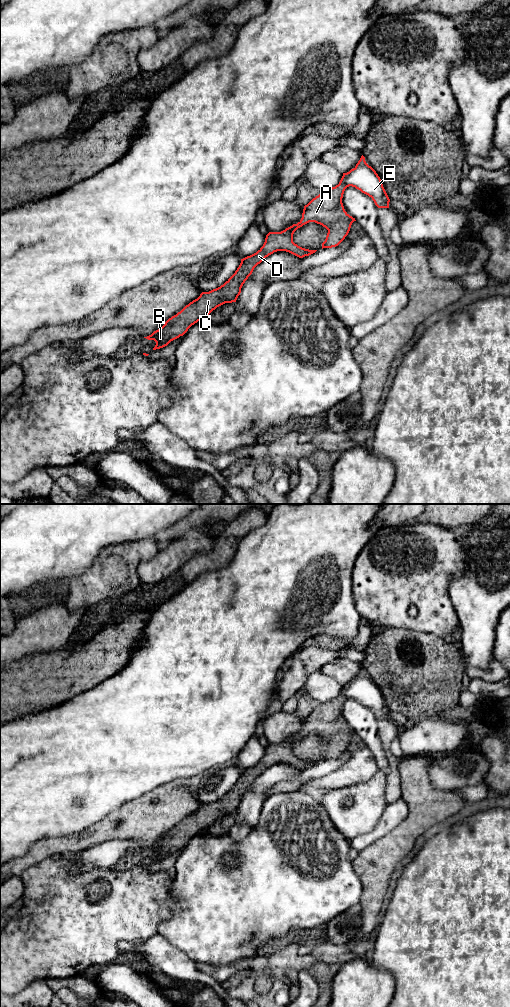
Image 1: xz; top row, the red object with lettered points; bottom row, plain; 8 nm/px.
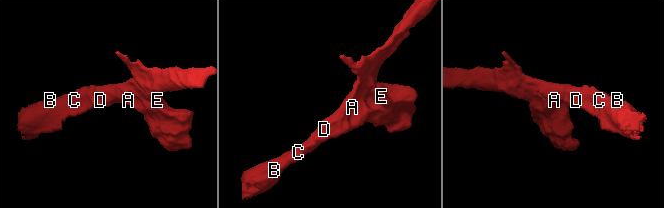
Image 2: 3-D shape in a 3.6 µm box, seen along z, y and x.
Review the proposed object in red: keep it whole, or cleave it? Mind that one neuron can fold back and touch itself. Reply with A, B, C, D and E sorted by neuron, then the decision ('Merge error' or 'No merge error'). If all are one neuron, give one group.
Groups: A B C D E. No merge error

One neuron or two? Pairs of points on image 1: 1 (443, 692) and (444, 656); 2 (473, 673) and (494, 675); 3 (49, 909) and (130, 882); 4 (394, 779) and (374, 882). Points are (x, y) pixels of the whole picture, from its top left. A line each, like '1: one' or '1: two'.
1: one
2: one
3: one
4: two

